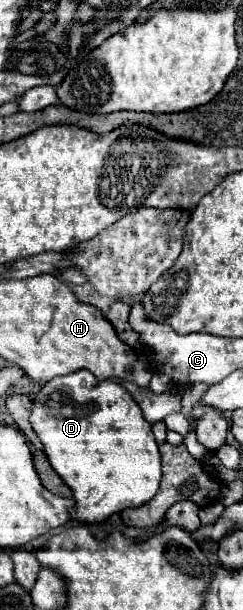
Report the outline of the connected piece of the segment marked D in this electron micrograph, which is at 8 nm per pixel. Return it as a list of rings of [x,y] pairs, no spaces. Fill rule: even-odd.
[[[75,371],[63,377],[55,377],[49,383],[45,383],[35,395],[29,421],[33,431],[43,443],[43,451],[49,463],[73,491],[77,521],[83,523],[105,521],[113,513],[147,503],[159,489],[163,471],[151,423],[143,419],[139,405],[131,399],[131,395],[127,395],[127,391],[119,383],[111,379],[99,381],[89,371]]]

